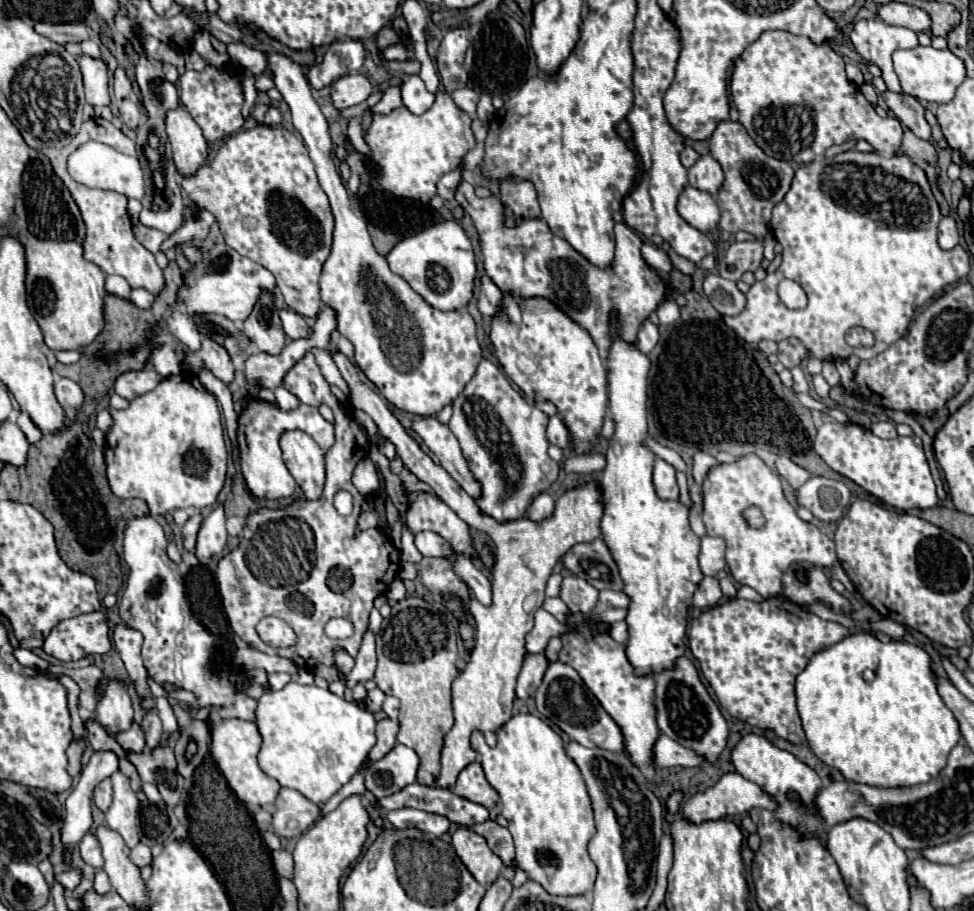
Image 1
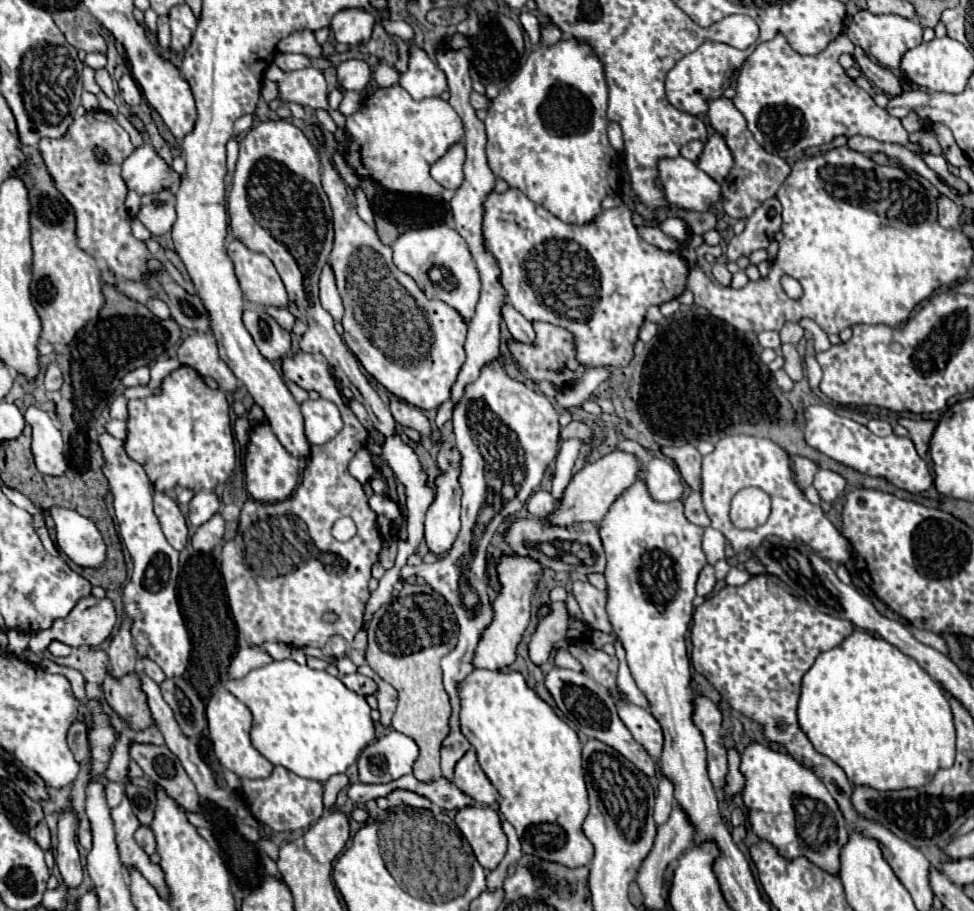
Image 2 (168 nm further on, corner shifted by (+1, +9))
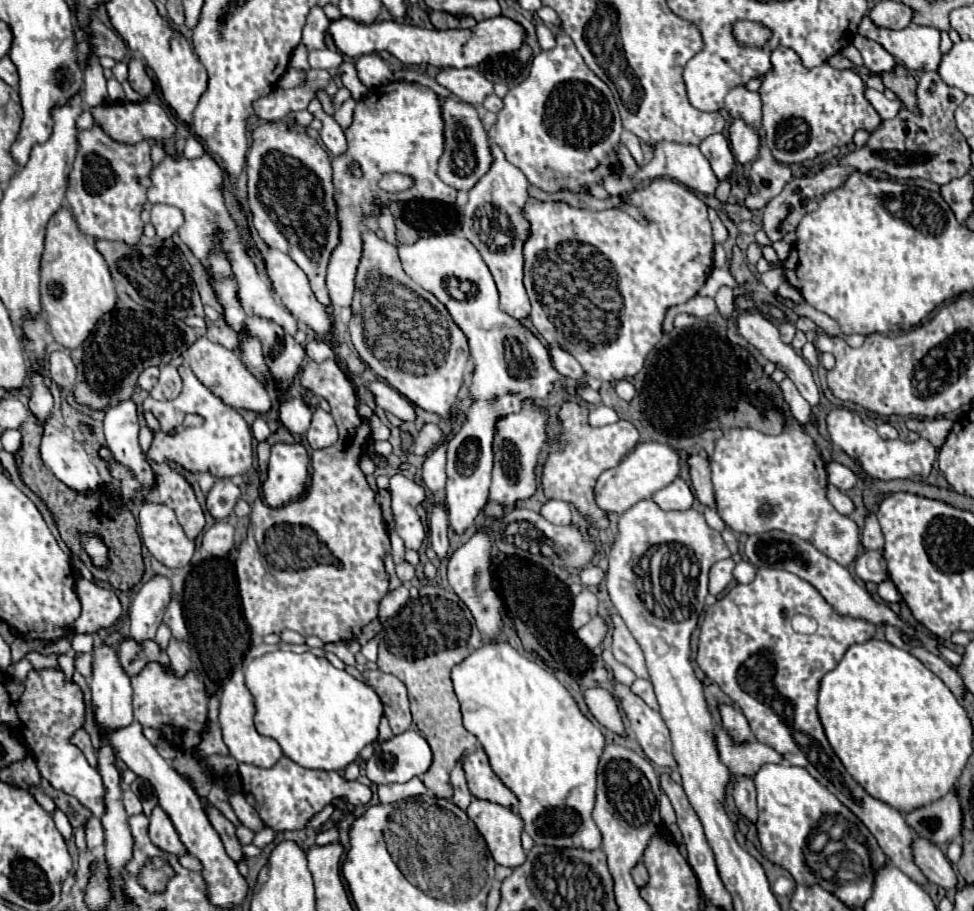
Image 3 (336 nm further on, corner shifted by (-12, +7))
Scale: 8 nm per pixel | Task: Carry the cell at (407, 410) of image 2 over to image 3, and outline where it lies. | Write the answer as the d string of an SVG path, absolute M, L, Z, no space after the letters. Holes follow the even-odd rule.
M372 380L372 382L370 382L370 392L374 394L376 404L378 404L382 410L386 410L386 412L398 416L400 420L416 422L414 406L412 406L398 390L394 390L392 386L388 386L386 382Z

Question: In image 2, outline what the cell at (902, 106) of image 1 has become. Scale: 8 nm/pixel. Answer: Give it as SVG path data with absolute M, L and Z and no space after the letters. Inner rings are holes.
M855 48L853 58L855 58L855 62L859 64L859 68L861 68L861 72L865 74L865 78L869 78L869 80L871 80L877 88L881 88L885 94L897 96L897 94L903 92L899 78L897 78L889 68L883 68L881 64L873 62L861 48Z

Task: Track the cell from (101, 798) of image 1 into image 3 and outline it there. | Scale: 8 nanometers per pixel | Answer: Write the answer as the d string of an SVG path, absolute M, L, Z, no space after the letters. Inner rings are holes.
M126 790L126 792L124 792L124 806L126 806L128 816L142 812L142 804L140 804L138 796L136 796L132 790Z

